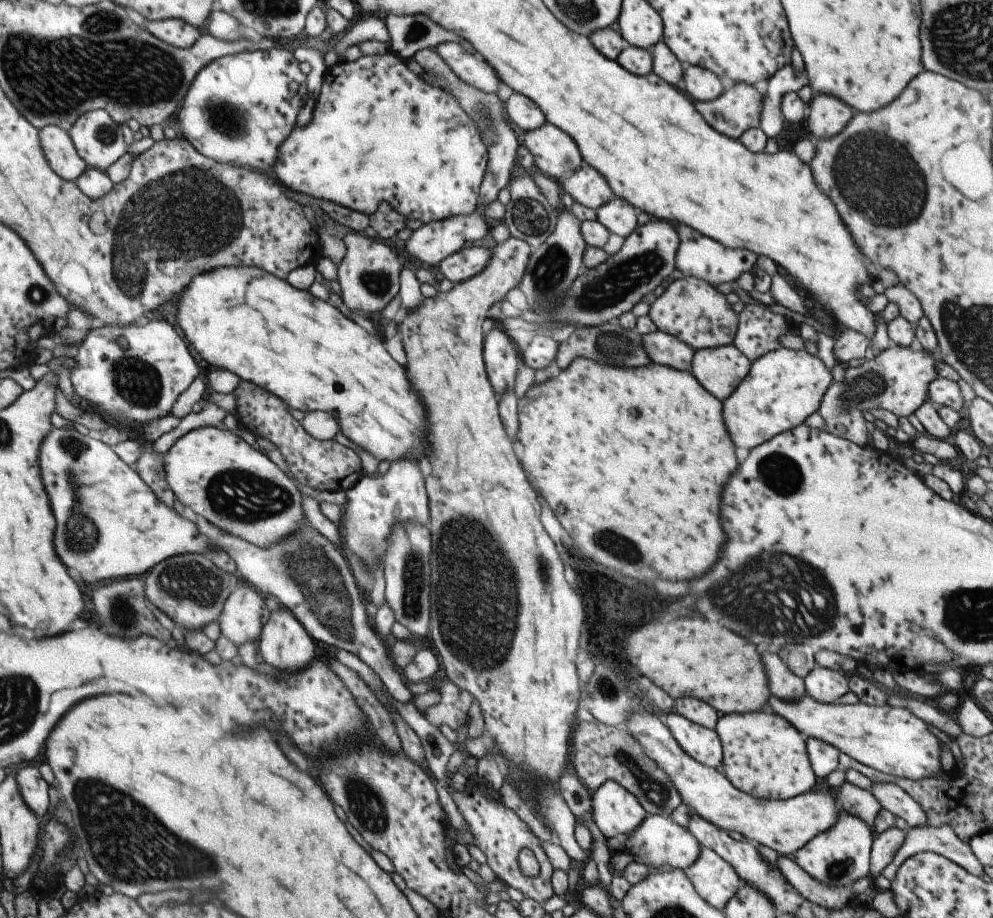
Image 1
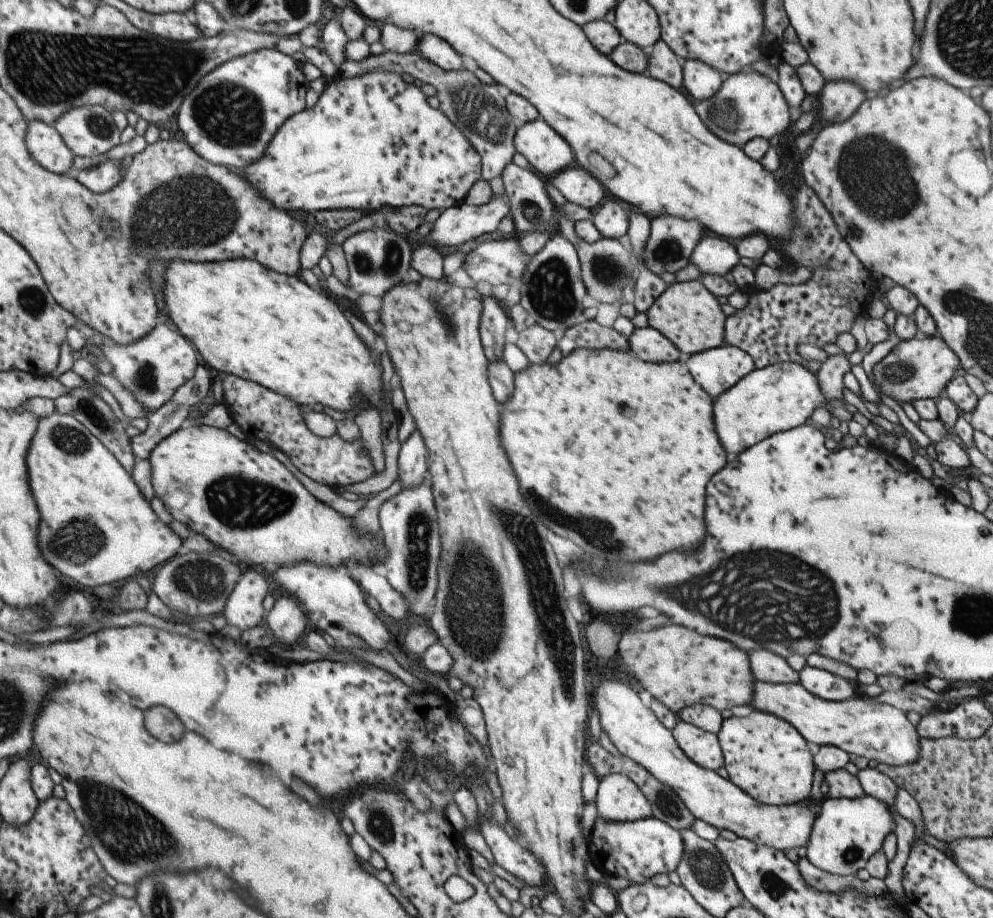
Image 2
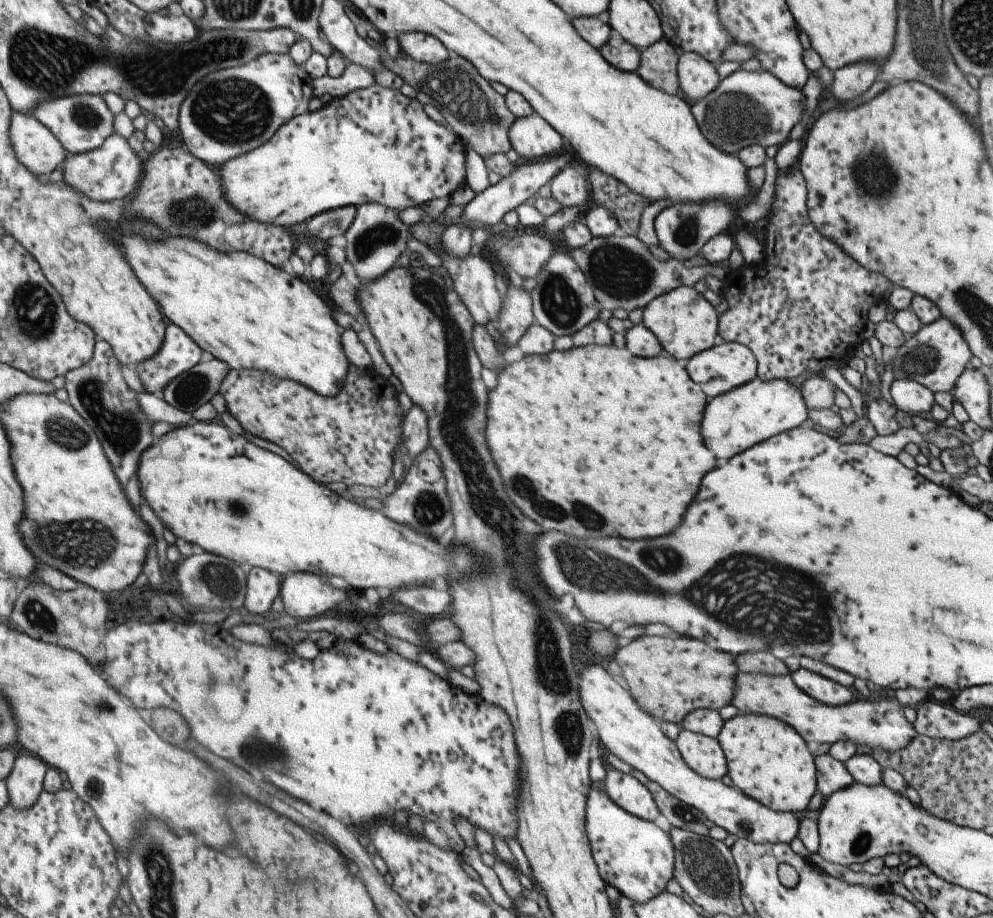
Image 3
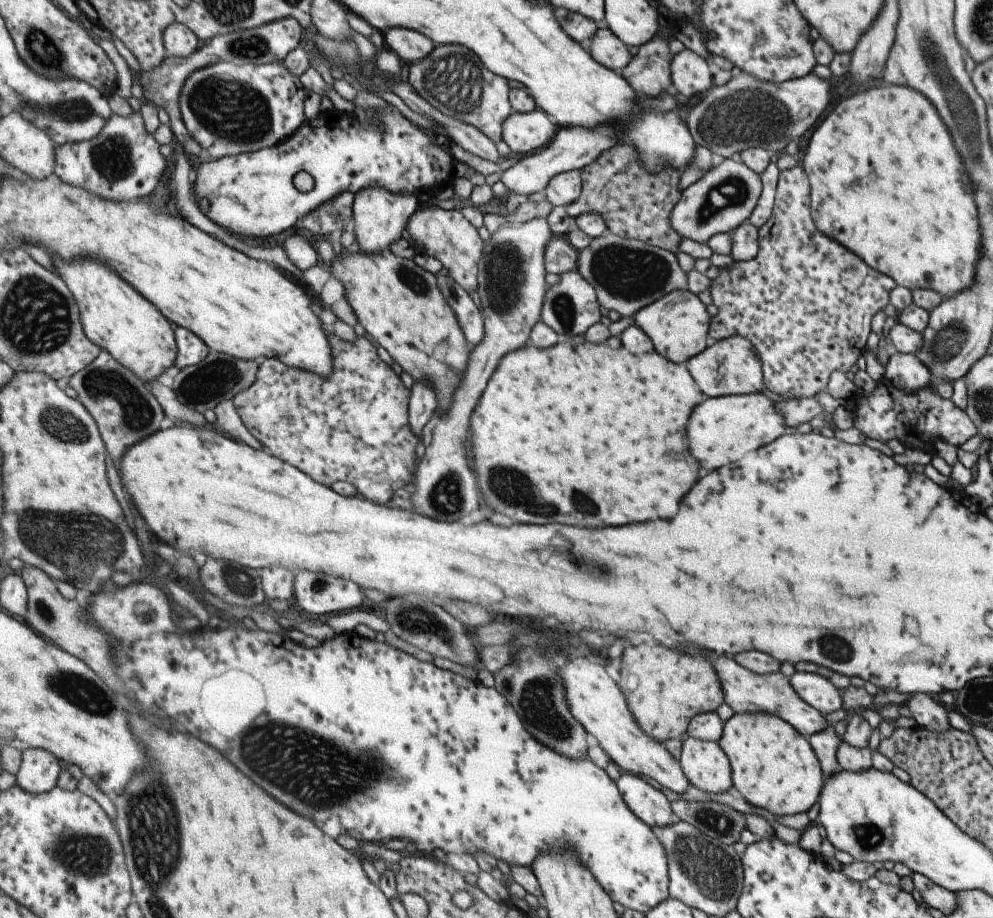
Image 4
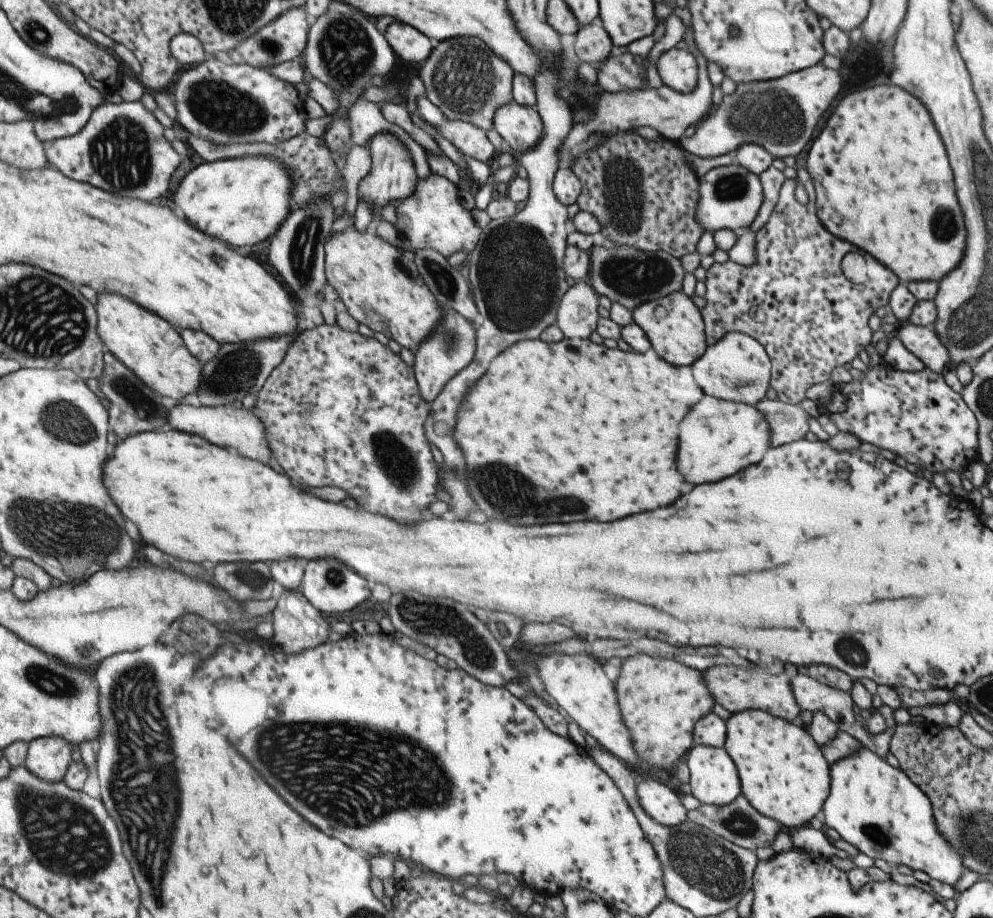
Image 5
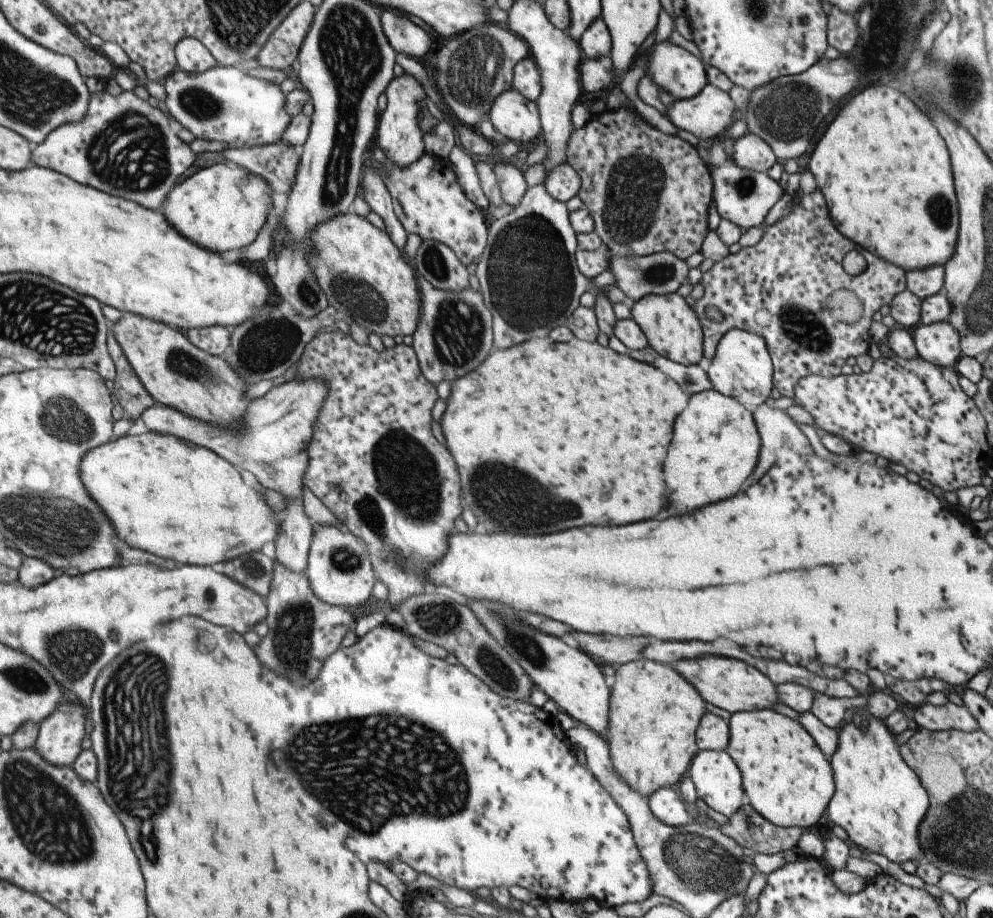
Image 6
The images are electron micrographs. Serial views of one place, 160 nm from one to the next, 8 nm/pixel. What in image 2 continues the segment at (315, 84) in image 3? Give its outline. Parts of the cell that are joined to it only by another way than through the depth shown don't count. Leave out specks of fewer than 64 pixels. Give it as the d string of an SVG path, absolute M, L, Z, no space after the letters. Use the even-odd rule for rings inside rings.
M413 50L405 54L383 51L377 55L368 54L363 60L350 61L345 59L337 68L334 78L352 79L359 75L382 70L395 73L397 76L409 74L421 84L429 84L435 88L435 98L439 104L438 109L456 126L463 136L471 143L475 152L480 156L480 177L487 182L495 176L500 176L503 167L511 161L516 152L512 138L517 128L517 123L506 109L504 98L499 96L495 86L487 86L480 82L469 70L455 69L446 71Z

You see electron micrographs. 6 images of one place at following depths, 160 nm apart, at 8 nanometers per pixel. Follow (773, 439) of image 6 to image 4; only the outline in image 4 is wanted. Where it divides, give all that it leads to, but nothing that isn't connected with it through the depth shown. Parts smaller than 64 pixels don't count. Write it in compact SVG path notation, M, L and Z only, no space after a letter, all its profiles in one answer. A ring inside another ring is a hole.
M814 397L779 400L771 405L781 412L785 420L785 427L797 427L799 424L809 423L809 420L813 420L815 416L823 414L821 404Z

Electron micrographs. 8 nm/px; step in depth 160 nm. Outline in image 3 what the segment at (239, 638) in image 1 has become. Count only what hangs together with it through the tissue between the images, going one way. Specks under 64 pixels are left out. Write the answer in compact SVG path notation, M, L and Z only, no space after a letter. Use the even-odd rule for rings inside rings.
M251 568L246 574L246 593L242 606L253 614L265 614L280 593L281 576L264 568Z

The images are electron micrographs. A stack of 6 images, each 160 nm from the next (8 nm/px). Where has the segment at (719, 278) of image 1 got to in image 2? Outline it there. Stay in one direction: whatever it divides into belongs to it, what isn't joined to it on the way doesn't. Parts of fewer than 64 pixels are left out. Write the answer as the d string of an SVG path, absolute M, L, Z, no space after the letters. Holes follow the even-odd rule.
M705 236L694 246L688 262L700 270L701 277L705 274L723 276L738 264L739 256L729 240Z

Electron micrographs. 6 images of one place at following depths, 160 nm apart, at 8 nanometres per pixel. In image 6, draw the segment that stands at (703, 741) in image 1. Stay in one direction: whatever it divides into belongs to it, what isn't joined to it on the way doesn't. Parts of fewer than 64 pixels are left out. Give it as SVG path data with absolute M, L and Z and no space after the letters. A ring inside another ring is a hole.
M725 750L697 751L691 757L687 776L693 783L697 798L703 800L711 810L715 810L723 816L731 817L734 812L739 810L741 804L745 803L739 769Z

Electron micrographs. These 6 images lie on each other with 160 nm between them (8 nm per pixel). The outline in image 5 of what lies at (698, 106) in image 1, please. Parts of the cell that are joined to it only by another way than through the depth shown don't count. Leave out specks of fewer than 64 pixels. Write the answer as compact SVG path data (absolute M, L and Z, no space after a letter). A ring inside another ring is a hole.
M821 63L768 80L736 84L730 95L723 95L719 107L695 127L692 137L682 138L679 145L687 152L709 158L735 150L743 143L762 146L773 158L797 156L813 134L821 114L839 92L839 74Z

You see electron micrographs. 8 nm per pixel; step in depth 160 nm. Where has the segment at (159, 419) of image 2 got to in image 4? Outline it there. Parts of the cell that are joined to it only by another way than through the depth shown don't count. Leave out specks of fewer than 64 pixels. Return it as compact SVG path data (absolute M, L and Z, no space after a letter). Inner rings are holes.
M209 350L201 362L179 370L179 373L173 377L171 389L183 406L203 414L205 410L213 410L220 402L231 401L239 392L249 388L255 381L258 369L259 366L253 360L249 362L235 359Z

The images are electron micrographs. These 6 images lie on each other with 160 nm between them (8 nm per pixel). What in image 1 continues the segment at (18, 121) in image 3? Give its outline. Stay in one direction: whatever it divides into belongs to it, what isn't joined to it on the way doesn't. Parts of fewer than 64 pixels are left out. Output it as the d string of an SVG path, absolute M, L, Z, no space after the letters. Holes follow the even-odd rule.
M55 125L41 127L38 139L50 169L64 181L74 181L87 167L64 130Z

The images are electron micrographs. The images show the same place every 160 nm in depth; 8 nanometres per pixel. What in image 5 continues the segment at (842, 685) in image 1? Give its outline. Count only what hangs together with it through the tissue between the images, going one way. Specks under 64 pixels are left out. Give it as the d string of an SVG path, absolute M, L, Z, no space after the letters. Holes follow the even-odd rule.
M797 673L789 679L789 686L800 710L811 710L824 712L835 724L839 731L846 732L863 747L867 747L872 750L875 754L878 754L881 758L885 758L885 754L888 752L888 746L890 745L890 740L892 734L895 732L897 725L905 725L910 723L911 716L909 715L907 709L900 706L899 708L893 710L892 717L894 721L893 726L888 726L882 733L871 734L865 730L864 726L861 724L860 718L856 717L853 711L851 711L851 706L853 704L849 693L843 692L842 690L828 687L824 683L817 682L804 674Z

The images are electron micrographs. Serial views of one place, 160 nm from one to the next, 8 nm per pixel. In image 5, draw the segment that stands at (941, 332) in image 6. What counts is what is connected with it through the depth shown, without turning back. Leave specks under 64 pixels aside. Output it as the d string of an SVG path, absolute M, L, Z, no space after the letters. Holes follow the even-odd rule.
M905 322L897 325L894 334L900 343L929 370L941 373L948 367L950 360L948 350L932 326L924 327Z

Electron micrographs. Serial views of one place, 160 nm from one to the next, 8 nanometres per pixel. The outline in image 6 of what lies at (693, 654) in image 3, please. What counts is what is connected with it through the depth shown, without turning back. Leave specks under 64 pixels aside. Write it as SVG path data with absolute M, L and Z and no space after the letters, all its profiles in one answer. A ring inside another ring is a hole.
M643 658L616 667L614 670L614 682L609 689L608 715L606 716L608 721L606 722L607 726L604 740L607 743L610 761L614 772L617 773L617 776L631 790L634 790L645 799L661 787L675 787L677 782L679 782L683 776L687 775L691 757L697 752L694 732L701 715L705 712L704 703L704 700L701 700L701 697L697 694L697 691L693 688L693 686L691 686L689 682L687 682L680 674L677 674L669 666Z

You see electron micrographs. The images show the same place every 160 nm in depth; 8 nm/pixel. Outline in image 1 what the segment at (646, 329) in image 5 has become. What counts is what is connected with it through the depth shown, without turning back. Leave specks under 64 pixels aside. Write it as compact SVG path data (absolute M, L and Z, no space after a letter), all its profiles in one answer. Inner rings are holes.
M682 277L670 281L665 290L651 302L647 315L657 330L674 336L694 351L731 345L738 321L738 316L725 297L714 286L695 277Z

